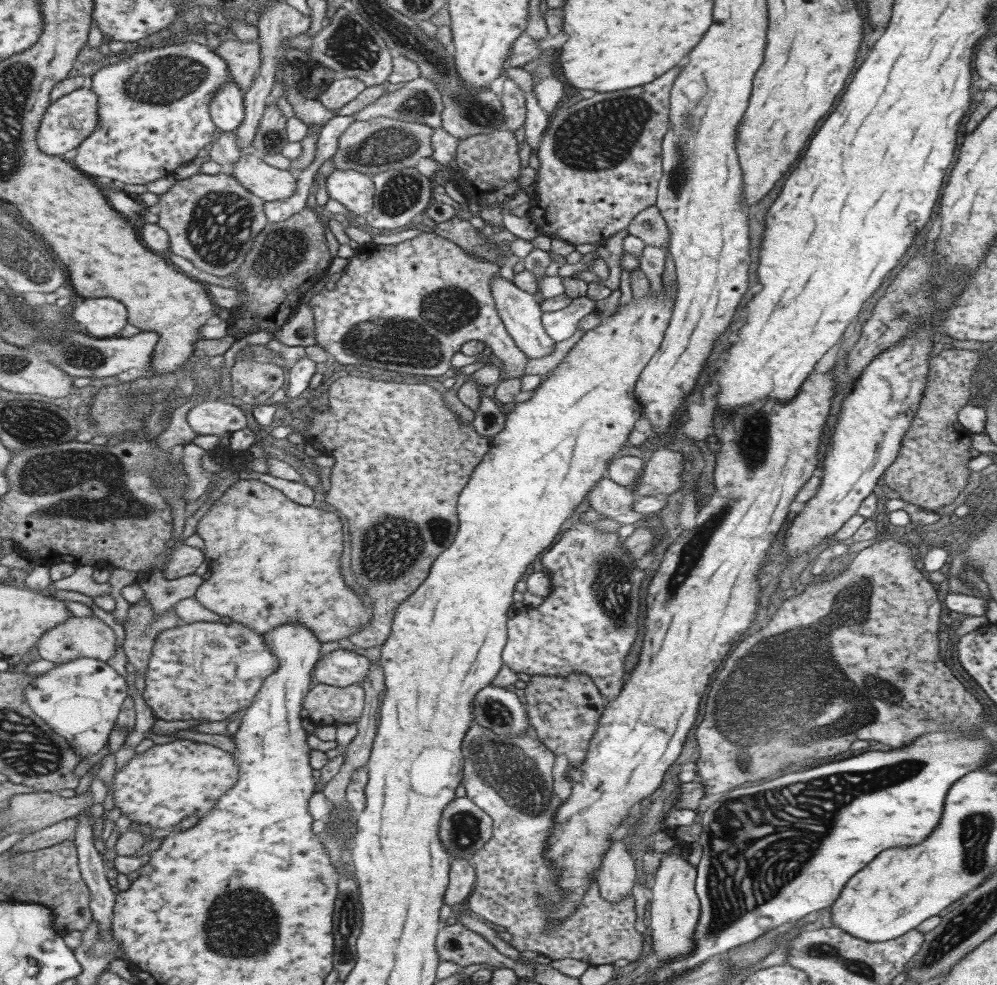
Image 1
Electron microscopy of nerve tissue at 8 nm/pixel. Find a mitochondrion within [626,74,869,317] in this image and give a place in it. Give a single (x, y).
(677, 178)

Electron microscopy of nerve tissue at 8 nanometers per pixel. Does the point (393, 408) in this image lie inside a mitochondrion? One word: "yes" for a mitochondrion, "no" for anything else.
no

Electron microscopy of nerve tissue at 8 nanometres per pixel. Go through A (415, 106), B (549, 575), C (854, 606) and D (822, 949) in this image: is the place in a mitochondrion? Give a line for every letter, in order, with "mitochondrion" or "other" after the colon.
A: mitochondrion
B: other
C: mitochondrion
D: mitochondrion

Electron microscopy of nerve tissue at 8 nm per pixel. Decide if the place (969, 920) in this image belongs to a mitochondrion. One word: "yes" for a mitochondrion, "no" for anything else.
yes

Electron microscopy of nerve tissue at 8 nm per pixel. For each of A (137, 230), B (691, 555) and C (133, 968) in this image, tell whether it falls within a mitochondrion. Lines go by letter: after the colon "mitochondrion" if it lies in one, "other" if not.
A: other
B: mitochondrion
C: other

